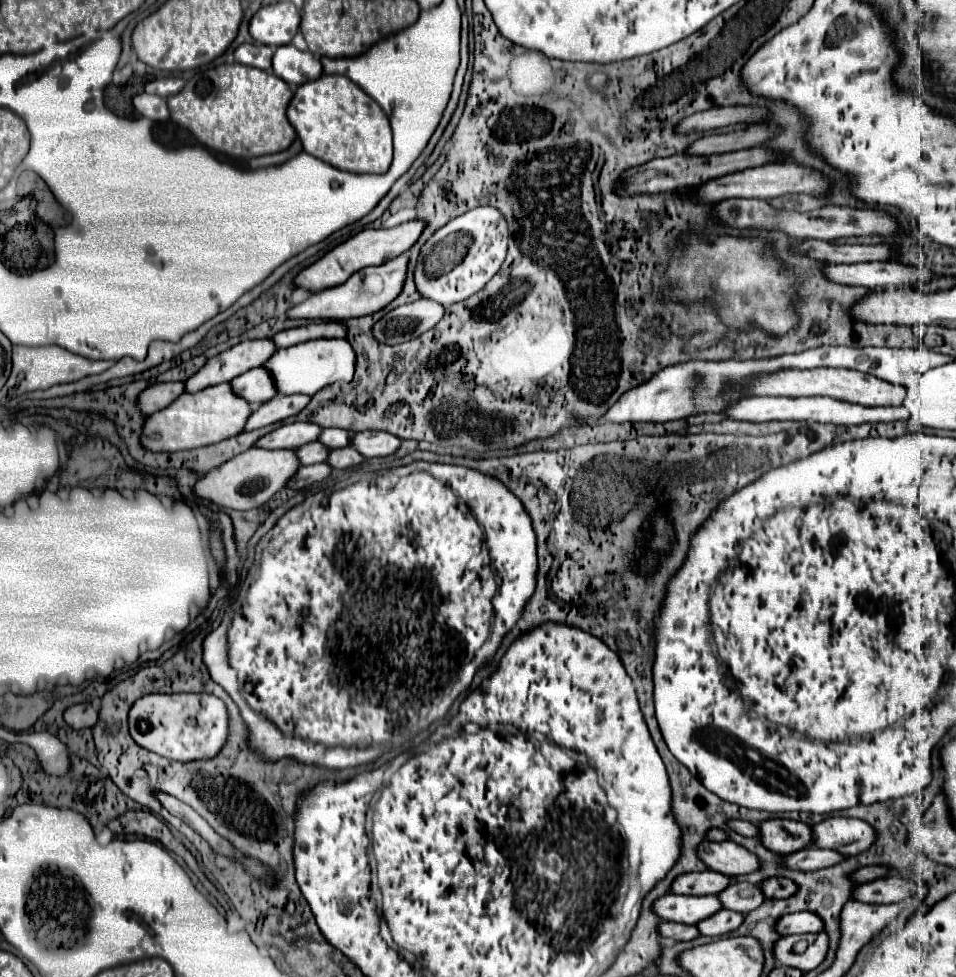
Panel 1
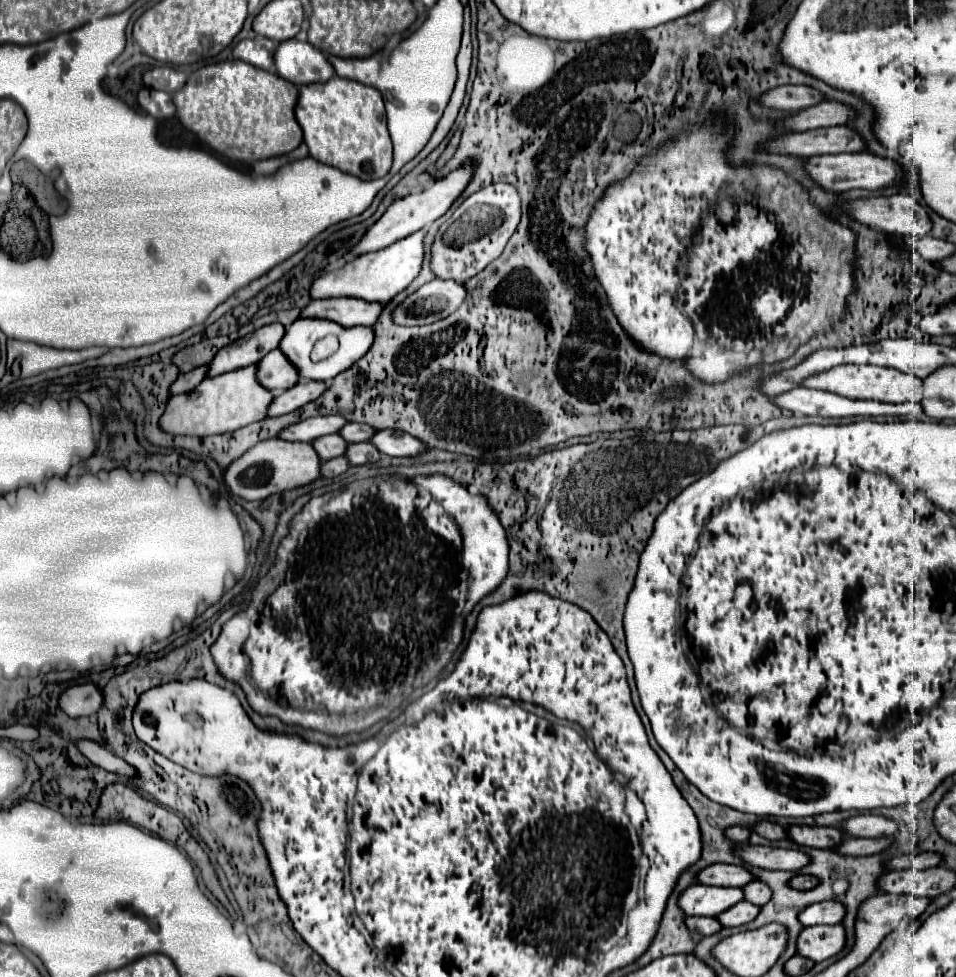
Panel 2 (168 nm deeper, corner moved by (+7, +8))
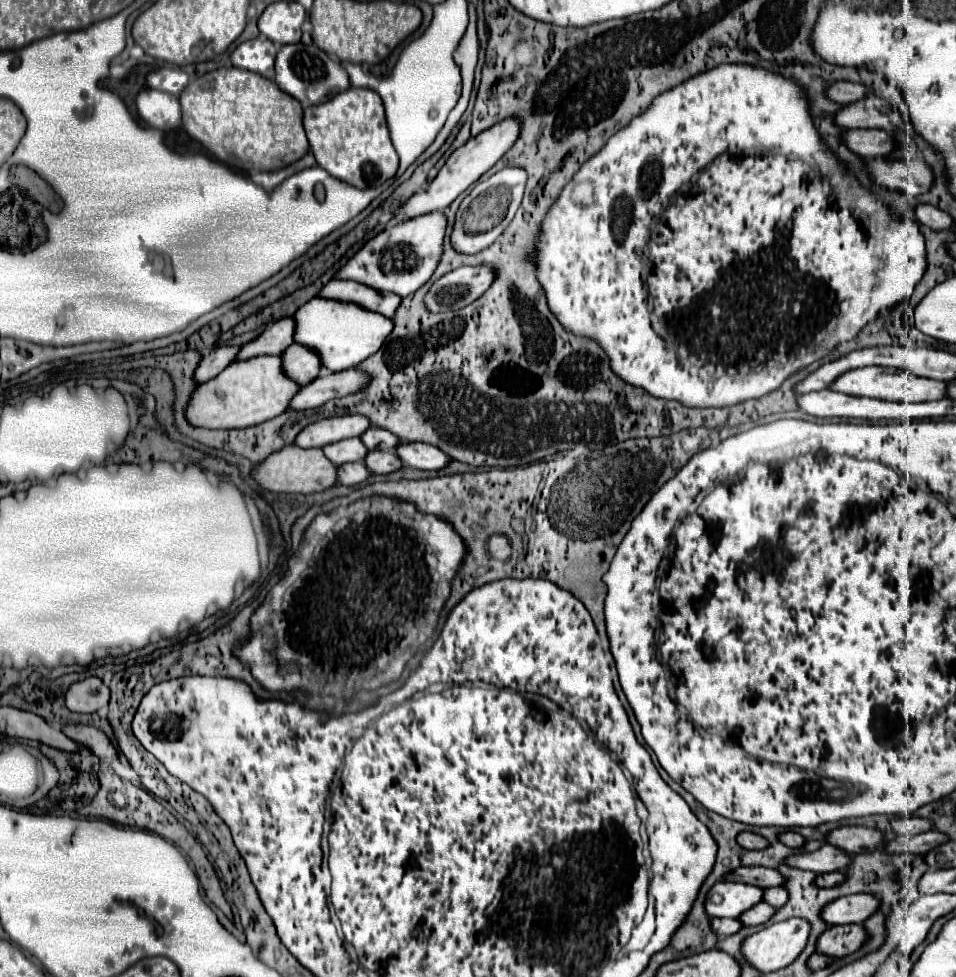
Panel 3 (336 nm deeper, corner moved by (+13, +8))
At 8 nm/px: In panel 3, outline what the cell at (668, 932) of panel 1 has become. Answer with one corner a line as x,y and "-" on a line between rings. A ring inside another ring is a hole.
712,918
710,928
718,934
718,938
724,938
724,936
738,932
742,928
742,924
736,920
730,920
730,918

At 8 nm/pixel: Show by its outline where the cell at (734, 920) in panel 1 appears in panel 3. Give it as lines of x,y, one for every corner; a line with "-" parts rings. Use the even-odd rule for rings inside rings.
760,902
758,906
752,906
750,910
742,912
738,916
738,922
742,922
744,926
756,926
756,924
764,924
770,920
770,916
776,912
776,908
768,906
766,902

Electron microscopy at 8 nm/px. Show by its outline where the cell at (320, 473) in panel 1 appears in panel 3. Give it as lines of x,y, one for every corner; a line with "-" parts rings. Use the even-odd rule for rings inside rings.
346,462
342,466
338,466
338,478
340,478
340,484
346,484
346,486
354,486
354,484
360,484
368,478
368,468
362,464
362,462

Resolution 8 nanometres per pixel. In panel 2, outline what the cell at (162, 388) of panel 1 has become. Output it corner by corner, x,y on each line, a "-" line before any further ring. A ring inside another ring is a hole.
198,366
198,368
194,368
194,370
186,372
186,374
180,374
178,380
172,384
170,392
172,394
190,392
190,390
194,390
194,386
198,386
206,378
206,374
208,374
208,366

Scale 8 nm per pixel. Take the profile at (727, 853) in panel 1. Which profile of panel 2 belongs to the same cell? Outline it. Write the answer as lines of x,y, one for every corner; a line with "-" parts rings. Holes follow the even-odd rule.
740,844
740,848
742,848
740,850
742,860
752,866
758,866
758,868
798,872
810,864
810,856
800,850
784,850
784,848
772,848
772,846
750,846
750,844
746,844
746,848

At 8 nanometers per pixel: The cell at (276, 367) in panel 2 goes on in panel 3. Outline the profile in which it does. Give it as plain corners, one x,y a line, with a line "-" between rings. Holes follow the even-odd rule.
292,344
288,346
282,354
282,368
284,374
294,380
296,384
304,386
308,382
312,382
318,374
320,374
320,360
316,358
316,354
312,354
312,350
308,350
306,346
298,346

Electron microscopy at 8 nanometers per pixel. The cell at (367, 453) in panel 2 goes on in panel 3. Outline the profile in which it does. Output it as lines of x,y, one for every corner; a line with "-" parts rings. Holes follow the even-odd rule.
370,450
364,458
364,464
374,474
388,474
388,472
394,472
402,466
398,456
388,450

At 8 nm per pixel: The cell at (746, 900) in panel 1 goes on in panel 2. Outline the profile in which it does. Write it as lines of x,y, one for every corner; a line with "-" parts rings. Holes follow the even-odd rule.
754,880
748,886
744,886
744,894
746,894
746,900
756,906
764,906
772,898
772,890
760,880

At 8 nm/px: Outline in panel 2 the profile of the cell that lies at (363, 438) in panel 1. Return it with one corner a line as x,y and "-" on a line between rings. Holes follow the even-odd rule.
378,430
372,438
372,444
386,456
404,456
404,458
418,456
428,450
428,446
422,440
400,430

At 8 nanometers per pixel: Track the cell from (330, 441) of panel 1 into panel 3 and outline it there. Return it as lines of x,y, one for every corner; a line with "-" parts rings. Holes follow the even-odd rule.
370,426
362,436
360,440
364,442
364,446
368,450
394,450
398,446
398,438
394,434
390,434
388,430
382,430
382,428
376,428
376,426

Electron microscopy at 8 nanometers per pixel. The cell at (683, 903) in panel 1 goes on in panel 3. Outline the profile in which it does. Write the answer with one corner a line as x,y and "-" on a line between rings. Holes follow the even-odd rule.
716,882
704,902
704,910
714,918
736,918
740,912
762,900
758,886
740,882

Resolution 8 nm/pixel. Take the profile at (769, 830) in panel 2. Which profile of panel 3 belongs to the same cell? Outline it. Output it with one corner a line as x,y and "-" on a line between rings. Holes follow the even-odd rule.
782,832
782,834
778,834
778,840
782,842
782,844
786,844
786,846
790,846
790,848
798,848
798,846
802,846
804,844
804,838
800,836
800,834
796,834
796,832

